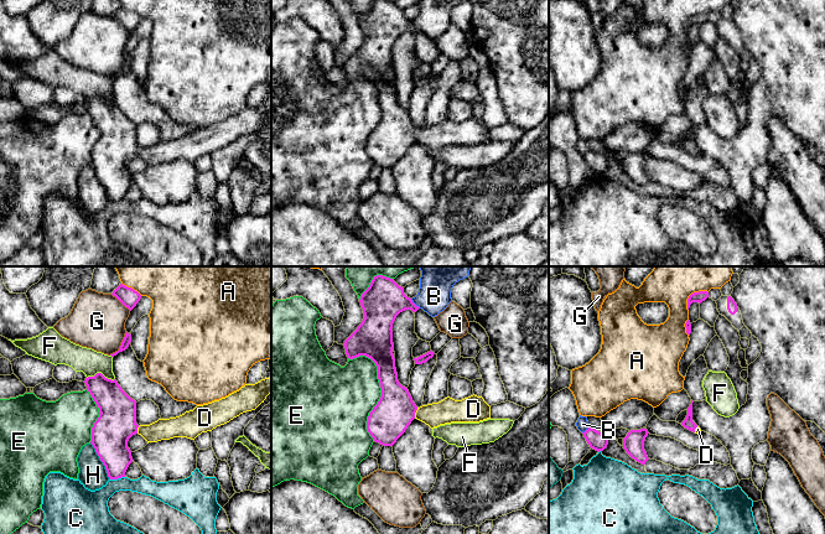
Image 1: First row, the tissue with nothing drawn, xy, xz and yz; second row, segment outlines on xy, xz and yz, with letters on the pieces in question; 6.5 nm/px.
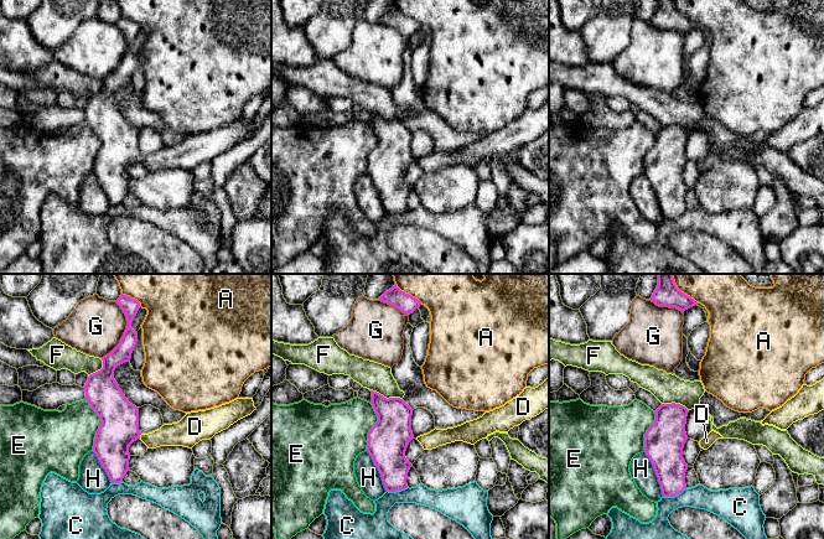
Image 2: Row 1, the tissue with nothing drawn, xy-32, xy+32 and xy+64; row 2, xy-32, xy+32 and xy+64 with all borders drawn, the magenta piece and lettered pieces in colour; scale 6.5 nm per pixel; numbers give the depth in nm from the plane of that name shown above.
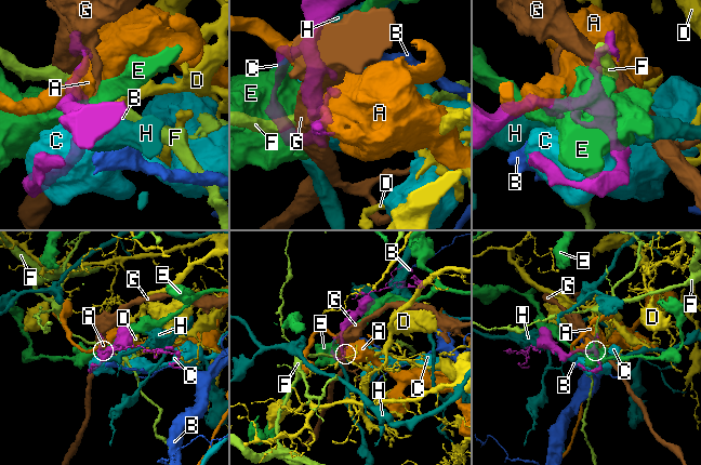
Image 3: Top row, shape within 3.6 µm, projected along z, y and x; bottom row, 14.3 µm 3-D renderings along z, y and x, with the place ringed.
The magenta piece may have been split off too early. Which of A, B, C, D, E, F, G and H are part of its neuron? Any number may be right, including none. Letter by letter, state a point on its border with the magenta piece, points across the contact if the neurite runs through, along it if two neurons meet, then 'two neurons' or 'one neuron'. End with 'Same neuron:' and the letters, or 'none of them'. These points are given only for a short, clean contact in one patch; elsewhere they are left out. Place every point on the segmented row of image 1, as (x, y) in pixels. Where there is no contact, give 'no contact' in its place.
A: contact yz (690, 295); two neurons
B: contact xz (414, 304); border xz (410, 299), (420, 307); two neurons
C: contact xy (117, 478); two neurons
D: contact xz (415, 411); way xz (395, 410), (415, 411), (449, 410); one neuron
E: contact xz (382, 389); two neurons
F: contact xy (100, 373); border xy (87, 377), (102, 373), (114, 379); two neurons
G: contact xy (120, 346); border xy (126, 332), (120, 347), (109, 354); two neurons
H: contact xy (100, 460); two neurons
Same neuron: D

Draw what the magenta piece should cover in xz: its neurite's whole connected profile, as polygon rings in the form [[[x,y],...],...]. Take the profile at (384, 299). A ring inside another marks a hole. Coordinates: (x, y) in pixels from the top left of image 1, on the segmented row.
[[[377,275],[359,302],[364,318],[343,346],[349,359],[365,356],[378,367],[382,396],[367,421],[367,430],[375,442],[393,446],[414,419],[431,429],[491,419],[491,406],[482,396],[473,394],[462,400],[447,396],[417,408],[408,388],[399,383],[393,354],[393,323],[400,312],[416,312],[420,309],[404,294],[404,287],[394,279]]]

